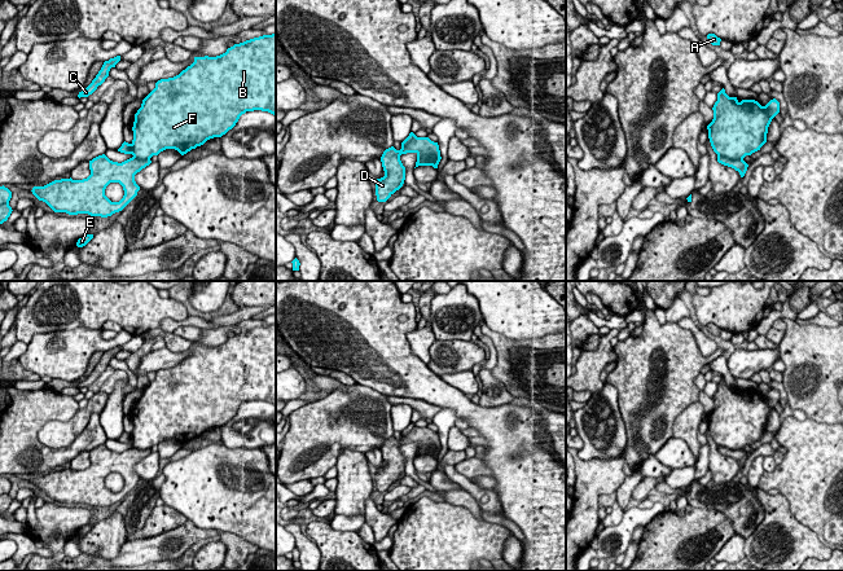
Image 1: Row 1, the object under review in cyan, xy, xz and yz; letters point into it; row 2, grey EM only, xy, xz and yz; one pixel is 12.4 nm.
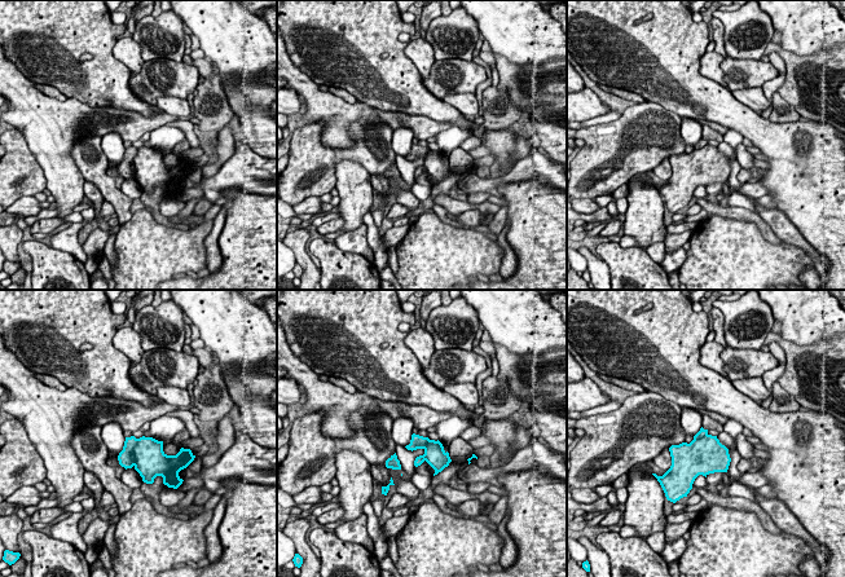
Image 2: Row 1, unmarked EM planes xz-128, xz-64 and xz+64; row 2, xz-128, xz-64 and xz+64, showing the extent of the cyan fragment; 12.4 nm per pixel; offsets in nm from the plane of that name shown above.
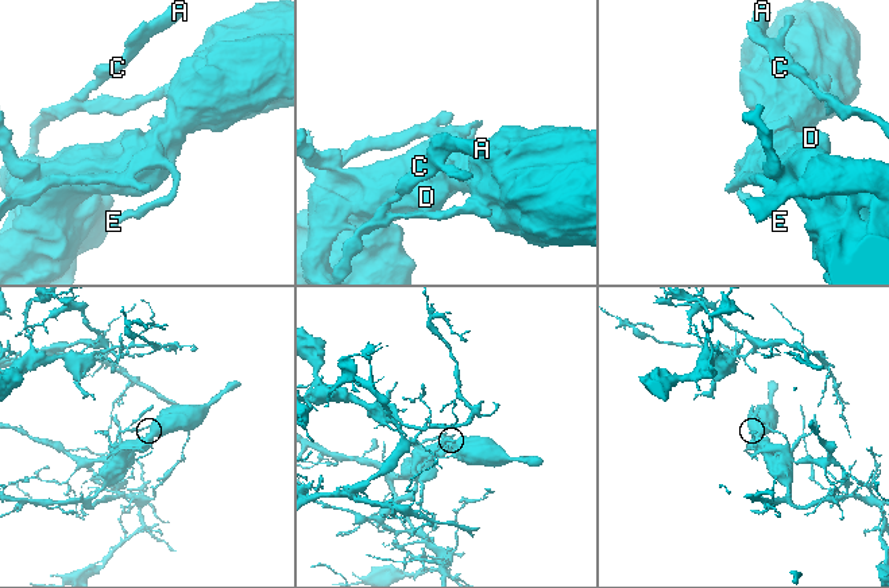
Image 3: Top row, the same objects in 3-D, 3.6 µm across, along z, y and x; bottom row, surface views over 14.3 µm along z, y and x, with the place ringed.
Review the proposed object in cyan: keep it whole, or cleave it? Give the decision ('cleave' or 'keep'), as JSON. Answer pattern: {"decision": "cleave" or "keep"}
{"decision": "cleave"}

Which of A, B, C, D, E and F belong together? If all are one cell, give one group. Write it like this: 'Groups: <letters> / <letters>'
Groups: A B C E F / D

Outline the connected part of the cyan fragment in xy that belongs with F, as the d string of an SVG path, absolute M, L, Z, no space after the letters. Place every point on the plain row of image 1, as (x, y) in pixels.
M276 324L234 334L216 347L194 347L194 352L179 365L158 370L135 404L132 432L124 431L118 442L139 449L150 449L166 439L175 439L184 445L210 429L221 427L236 416L242 404L254 400L276 407Z

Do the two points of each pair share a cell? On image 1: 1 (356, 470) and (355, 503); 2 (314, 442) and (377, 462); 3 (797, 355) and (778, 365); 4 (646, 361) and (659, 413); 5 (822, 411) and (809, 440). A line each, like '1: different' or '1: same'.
1: same
2: different
3: different
4: same
5: different

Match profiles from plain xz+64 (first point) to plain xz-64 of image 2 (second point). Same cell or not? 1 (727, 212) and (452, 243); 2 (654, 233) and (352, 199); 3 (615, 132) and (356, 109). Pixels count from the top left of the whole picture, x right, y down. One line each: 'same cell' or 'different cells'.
1: different cells
2: same cell
3: different cells

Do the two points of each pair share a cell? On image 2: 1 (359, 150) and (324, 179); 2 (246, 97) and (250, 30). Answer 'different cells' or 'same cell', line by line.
1: same cell
2: same cell

